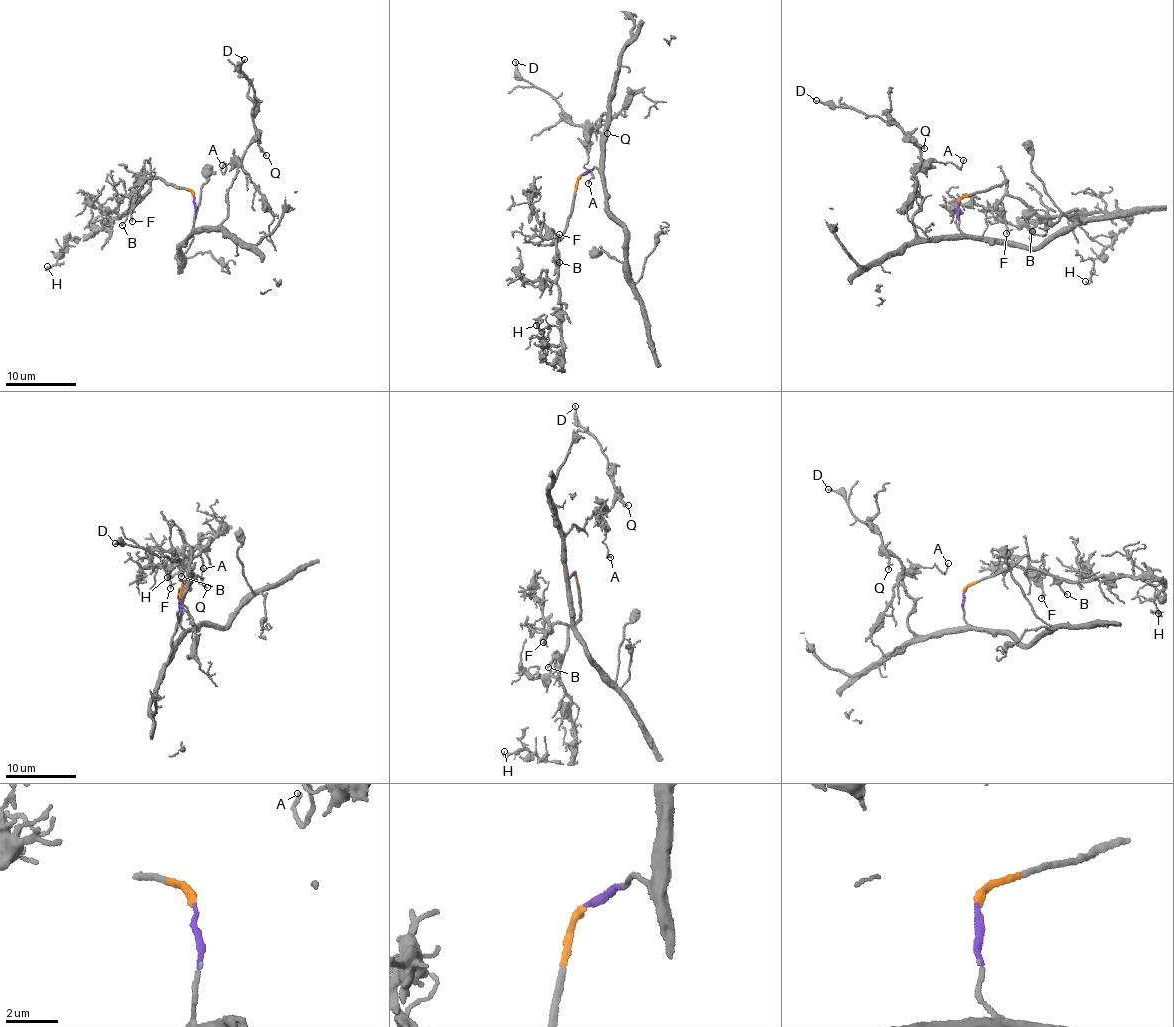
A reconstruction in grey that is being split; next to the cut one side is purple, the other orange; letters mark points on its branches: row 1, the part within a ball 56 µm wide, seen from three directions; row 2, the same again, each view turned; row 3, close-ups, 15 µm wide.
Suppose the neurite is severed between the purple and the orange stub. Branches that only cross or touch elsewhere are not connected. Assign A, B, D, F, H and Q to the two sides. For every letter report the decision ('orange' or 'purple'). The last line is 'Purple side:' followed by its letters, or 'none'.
A: purple
B: orange
D: purple
F: orange
H: orange
Q: purple
Purple side: A, D, Q

